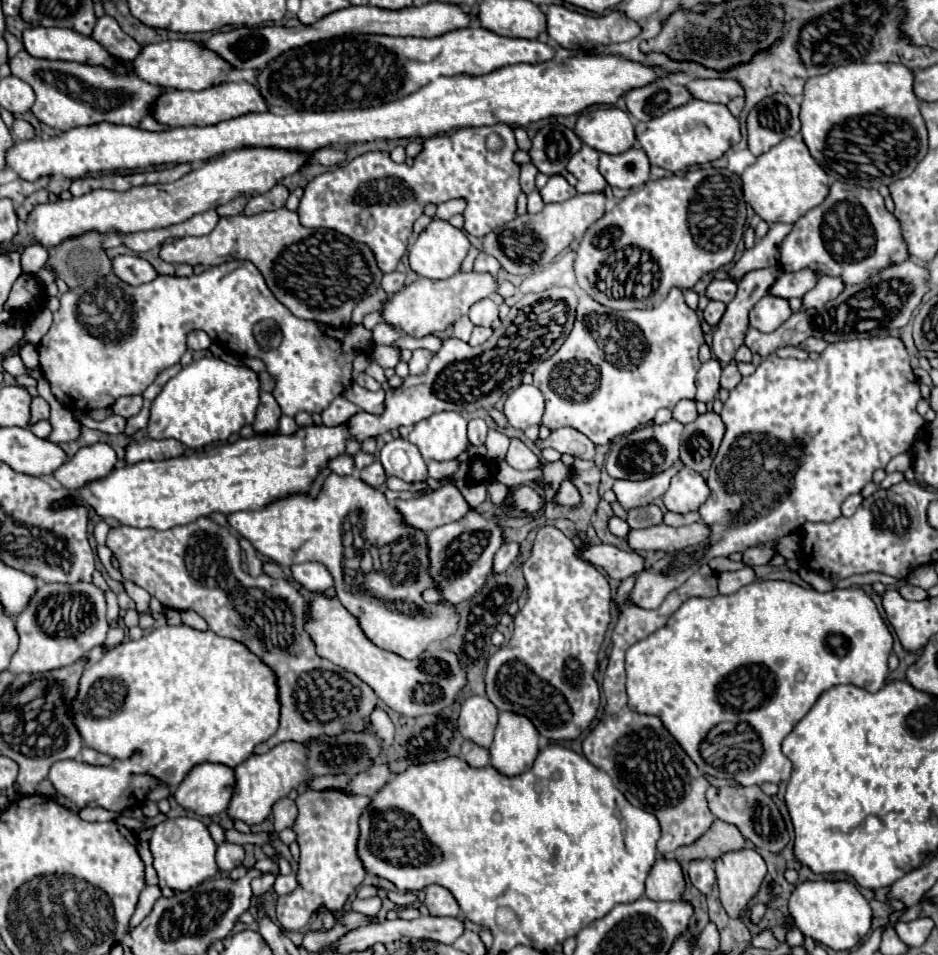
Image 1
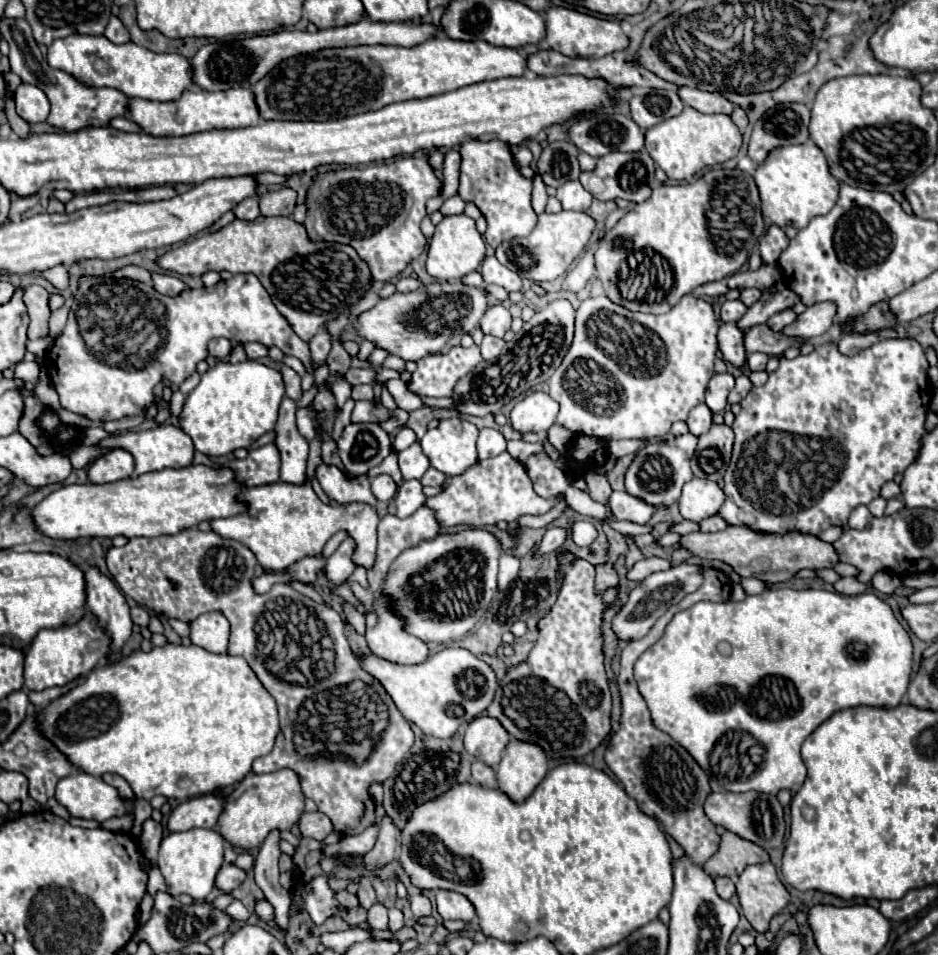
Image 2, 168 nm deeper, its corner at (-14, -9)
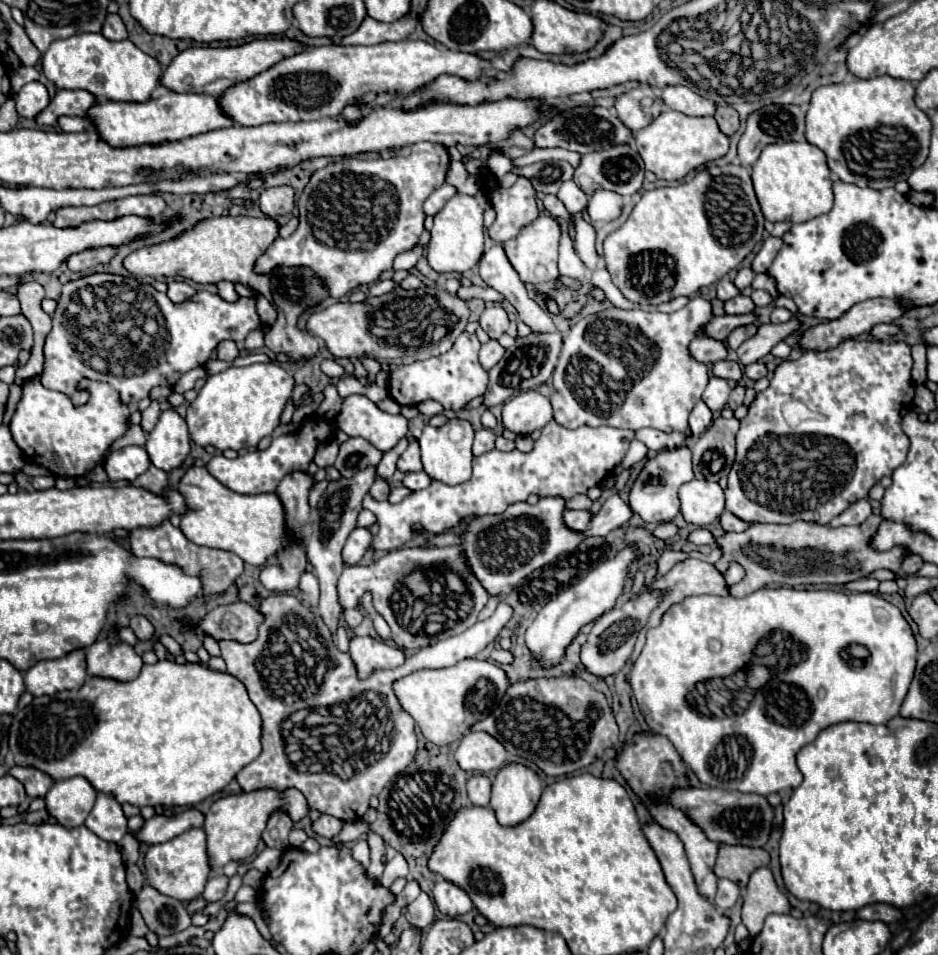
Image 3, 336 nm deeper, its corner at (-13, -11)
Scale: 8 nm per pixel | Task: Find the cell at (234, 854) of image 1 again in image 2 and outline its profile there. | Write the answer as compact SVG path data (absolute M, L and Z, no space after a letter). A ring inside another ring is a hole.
M224 864L216 876L216 888L222 892L232 892L246 880L246 872L236 864Z

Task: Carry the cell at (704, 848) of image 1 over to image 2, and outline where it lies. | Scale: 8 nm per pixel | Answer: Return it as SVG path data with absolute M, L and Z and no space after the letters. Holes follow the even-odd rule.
M722 832L722 842L718 852L702 866L708 876L730 876L736 878L746 866L768 862L764 848L756 846L750 840L742 840L734 832Z

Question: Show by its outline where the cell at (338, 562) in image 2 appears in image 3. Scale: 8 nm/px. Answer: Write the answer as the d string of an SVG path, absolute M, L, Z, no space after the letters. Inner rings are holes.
M355 528L349 538L347 544L343 548L343 560L345 564L357 564L363 554L371 548L371 530L369 528Z

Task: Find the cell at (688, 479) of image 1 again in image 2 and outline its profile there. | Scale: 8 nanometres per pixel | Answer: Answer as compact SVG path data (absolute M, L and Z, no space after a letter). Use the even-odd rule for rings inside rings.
M692 478L690 482L684 484L678 504L680 504L680 514L686 520L702 522L704 518L718 514L720 506L724 504L724 492L712 480Z

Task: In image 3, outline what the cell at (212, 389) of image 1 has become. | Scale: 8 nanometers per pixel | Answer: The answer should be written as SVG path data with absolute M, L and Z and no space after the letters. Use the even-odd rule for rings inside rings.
M251 364L245 368L227 368L207 378L199 396L187 408L189 436L197 446L215 446L217 450L245 450L257 446L261 438L271 436L279 426L283 408L287 406L295 380L291 372L279 364Z

